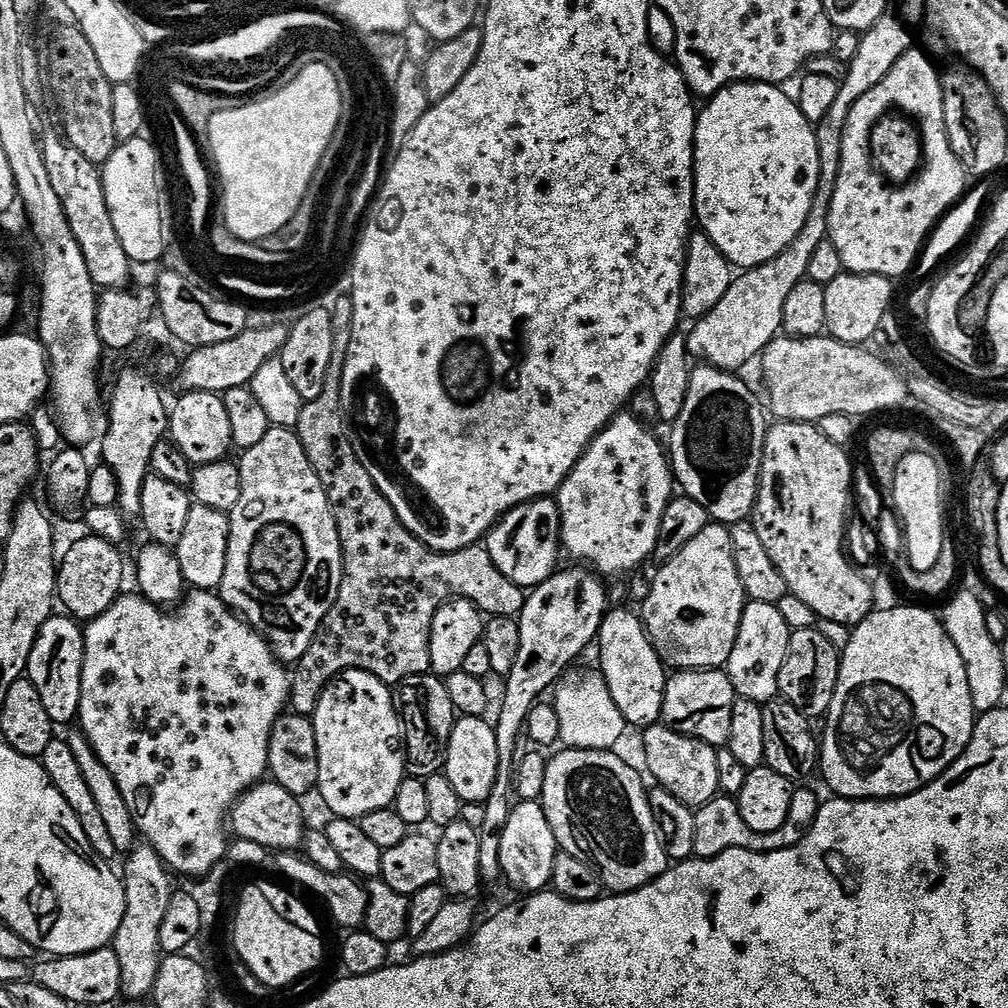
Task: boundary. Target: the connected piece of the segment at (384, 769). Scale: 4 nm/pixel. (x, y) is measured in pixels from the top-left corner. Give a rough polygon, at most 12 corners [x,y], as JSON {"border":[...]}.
{"border":[[374,674],[320,696],[318,796],[333,817],[391,808],[402,721]]}

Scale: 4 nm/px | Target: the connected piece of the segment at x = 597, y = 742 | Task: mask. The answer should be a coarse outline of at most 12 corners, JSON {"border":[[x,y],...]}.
{"border":[[569,671],[555,689],[560,740],[615,749],[626,731],[599,671]]}

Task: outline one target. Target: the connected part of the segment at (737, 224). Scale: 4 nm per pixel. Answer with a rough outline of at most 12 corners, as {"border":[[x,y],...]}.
{"border":[[783,87],[699,109],[695,219],[736,270],[782,254],[818,190]]}

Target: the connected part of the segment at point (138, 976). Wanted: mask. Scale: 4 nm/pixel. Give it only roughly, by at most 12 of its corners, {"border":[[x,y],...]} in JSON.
{"border":[[146,842],[122,868],[124,913],[110,947],[121,993],[151,997],[174,891]]}

